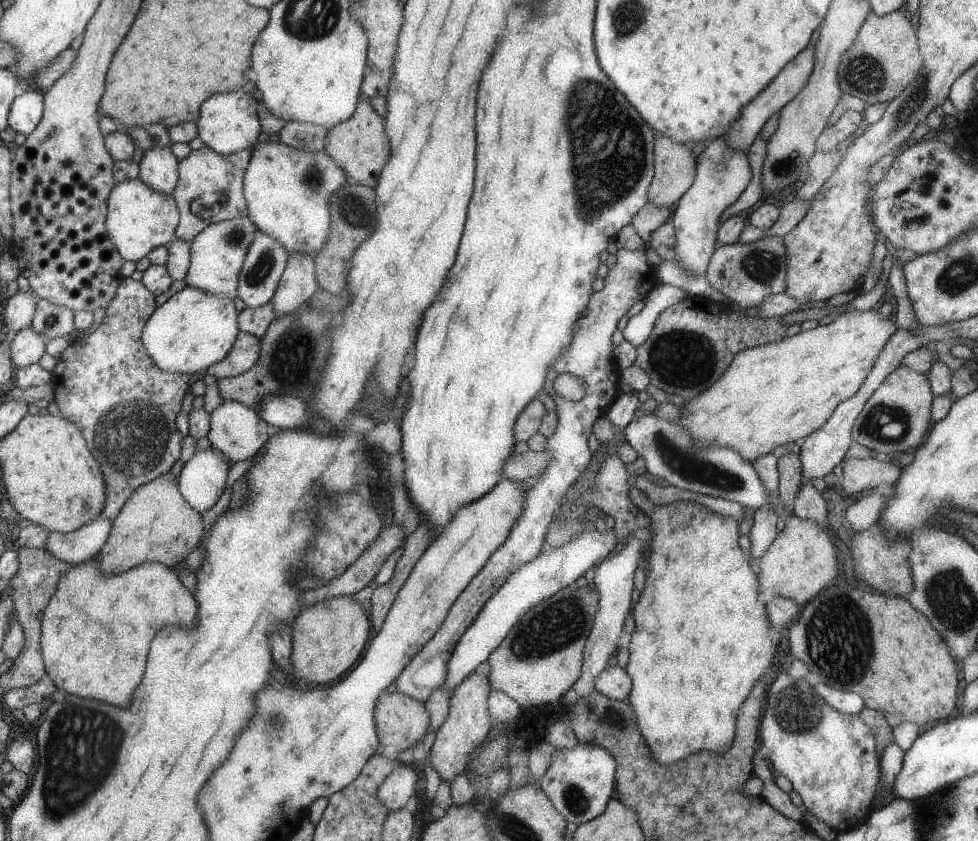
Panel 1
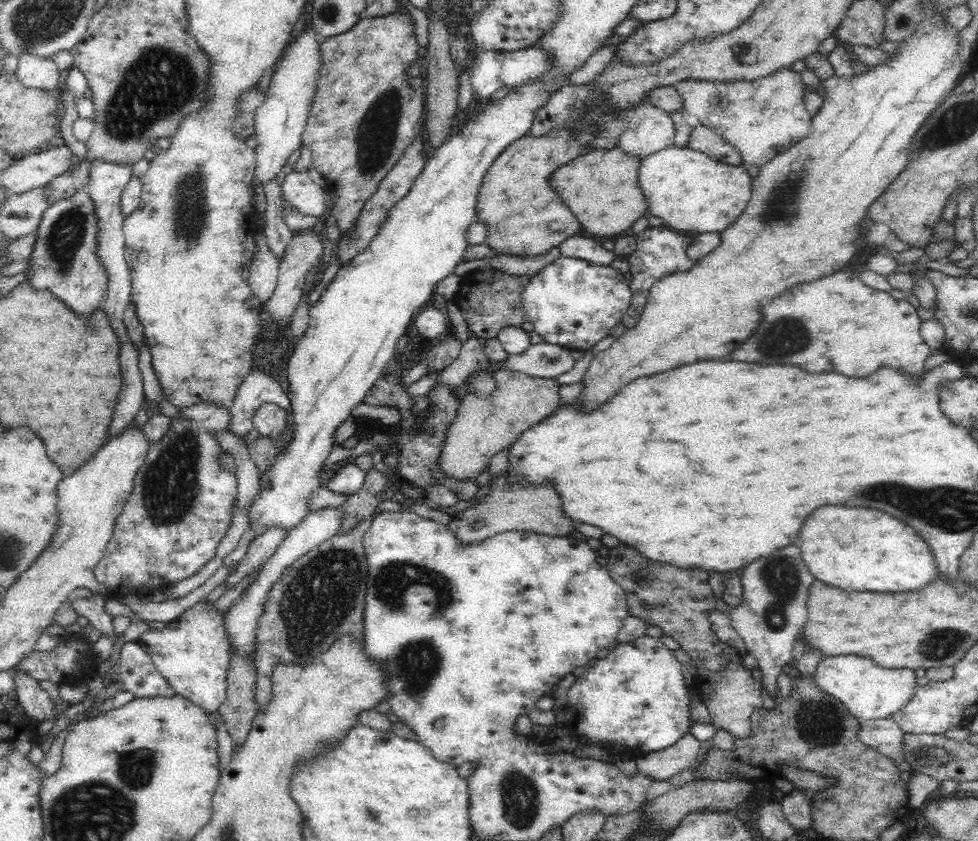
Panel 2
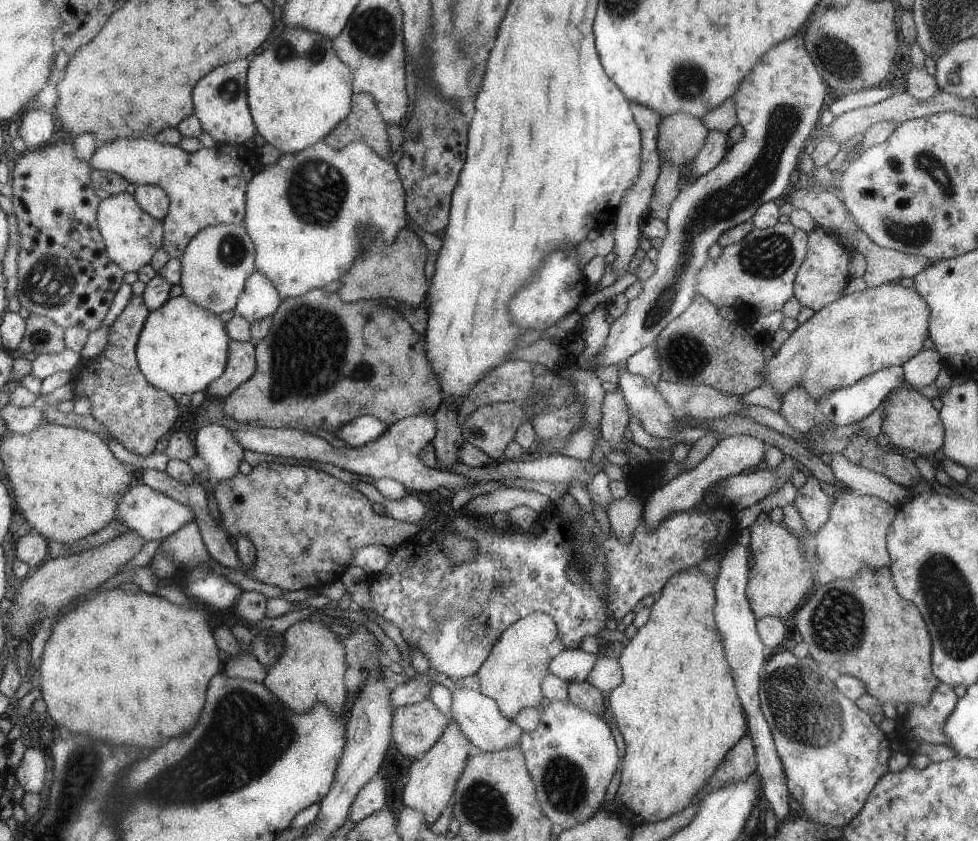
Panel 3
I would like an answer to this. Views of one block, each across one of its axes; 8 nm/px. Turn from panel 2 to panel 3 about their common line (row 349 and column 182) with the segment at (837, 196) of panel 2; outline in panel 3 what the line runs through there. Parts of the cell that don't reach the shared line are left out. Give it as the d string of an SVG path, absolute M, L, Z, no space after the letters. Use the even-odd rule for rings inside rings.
M106 586L95 591L90 596L84 597L70 609L67 609L57 618L53 626L53 631L49 640L46 642L44 653L42 654L42 663L40 664L41 677L41 698L44 700L47 712L50 717L59 724L59 726L67 726L73 734L89 734L95 740L107 742L111 746L131 746L137 750L153 750L157 748L161 742L175 738L175 736L183 736L187 734L193 724L199 718L199 712L203 708L205 702L205 690L213 676L216 676L219 670L219 652L217 652L216 640L211 638L209 634L209 626L207 626L207 610L205 606L199 605L191 600L188 605L183 608L169 603L166 599L159 596L147 595L138 590L136 594L128 594L118 588L108 589Z

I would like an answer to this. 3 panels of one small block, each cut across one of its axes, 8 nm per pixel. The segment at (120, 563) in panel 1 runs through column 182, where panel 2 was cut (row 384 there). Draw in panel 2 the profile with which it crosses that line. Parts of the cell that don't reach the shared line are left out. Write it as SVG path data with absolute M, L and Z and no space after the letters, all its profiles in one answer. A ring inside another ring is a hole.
M506 369L496 371L493 377L497 389L486 396L466 393L444 434L439 466L452 479L475 480L488 469L495 454L508 448L518 434L550 416L559 404L561 384L556 379L538 378Z

